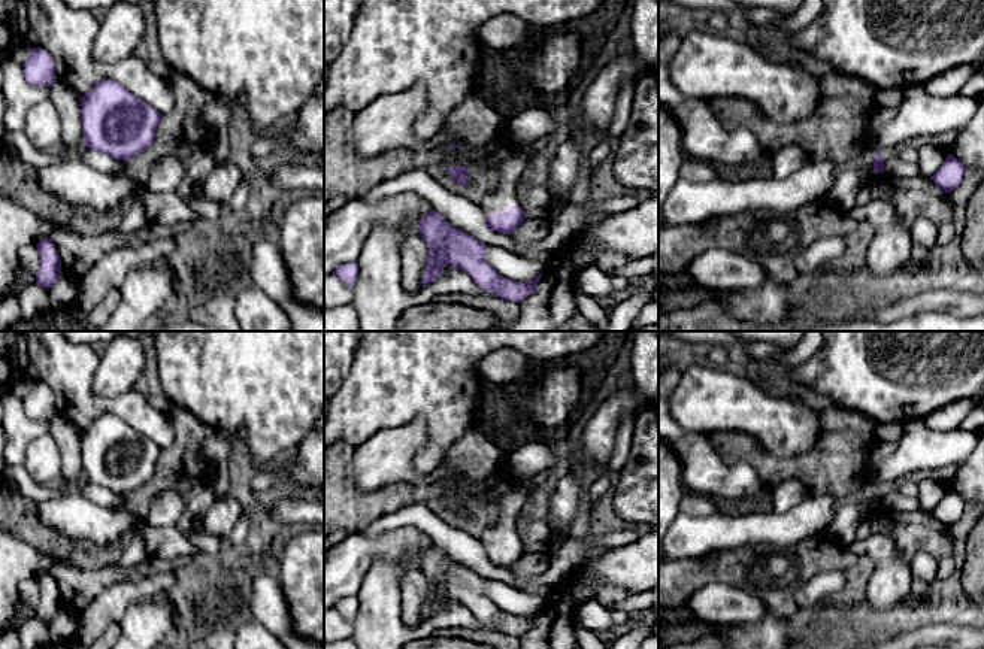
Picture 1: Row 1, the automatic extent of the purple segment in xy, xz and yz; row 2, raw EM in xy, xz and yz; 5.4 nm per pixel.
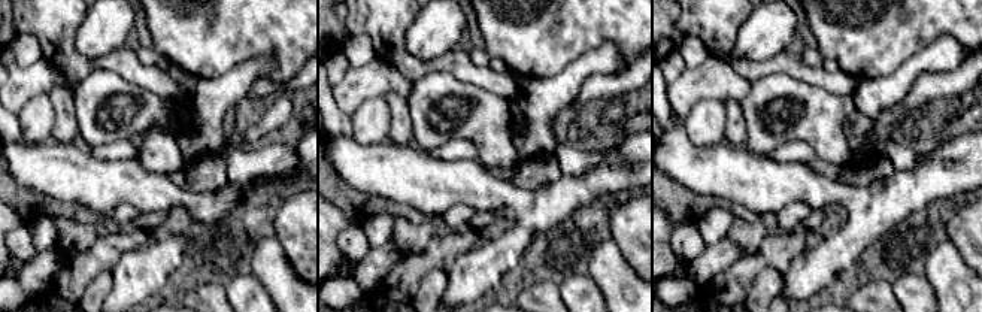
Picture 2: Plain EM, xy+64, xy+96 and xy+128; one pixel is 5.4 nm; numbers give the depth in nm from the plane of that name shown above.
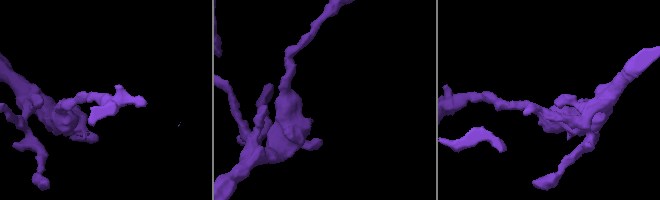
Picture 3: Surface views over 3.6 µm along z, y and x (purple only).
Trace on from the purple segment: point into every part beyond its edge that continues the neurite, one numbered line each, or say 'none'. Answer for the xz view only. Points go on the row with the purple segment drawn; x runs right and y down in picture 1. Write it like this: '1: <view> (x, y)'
1: xz (506, 194)

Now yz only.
1: yz (869, 158)

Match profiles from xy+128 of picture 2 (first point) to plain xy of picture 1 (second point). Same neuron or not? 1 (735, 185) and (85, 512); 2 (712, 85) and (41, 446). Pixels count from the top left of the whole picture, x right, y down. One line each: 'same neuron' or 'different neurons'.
1: same neuron
2: different neurons

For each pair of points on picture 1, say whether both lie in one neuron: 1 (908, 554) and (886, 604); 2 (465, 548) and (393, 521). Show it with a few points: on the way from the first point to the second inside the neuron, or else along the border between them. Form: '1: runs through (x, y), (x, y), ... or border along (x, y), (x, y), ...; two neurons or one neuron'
1: border along (881, 533), (893, 540), (910, 563); two neurons
2: runs through (447, 537), (424, 518), (411, 518); one neuron

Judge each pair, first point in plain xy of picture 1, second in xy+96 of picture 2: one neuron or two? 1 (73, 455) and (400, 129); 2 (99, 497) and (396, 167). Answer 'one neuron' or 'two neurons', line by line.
1: one neuron
2: two neurons

